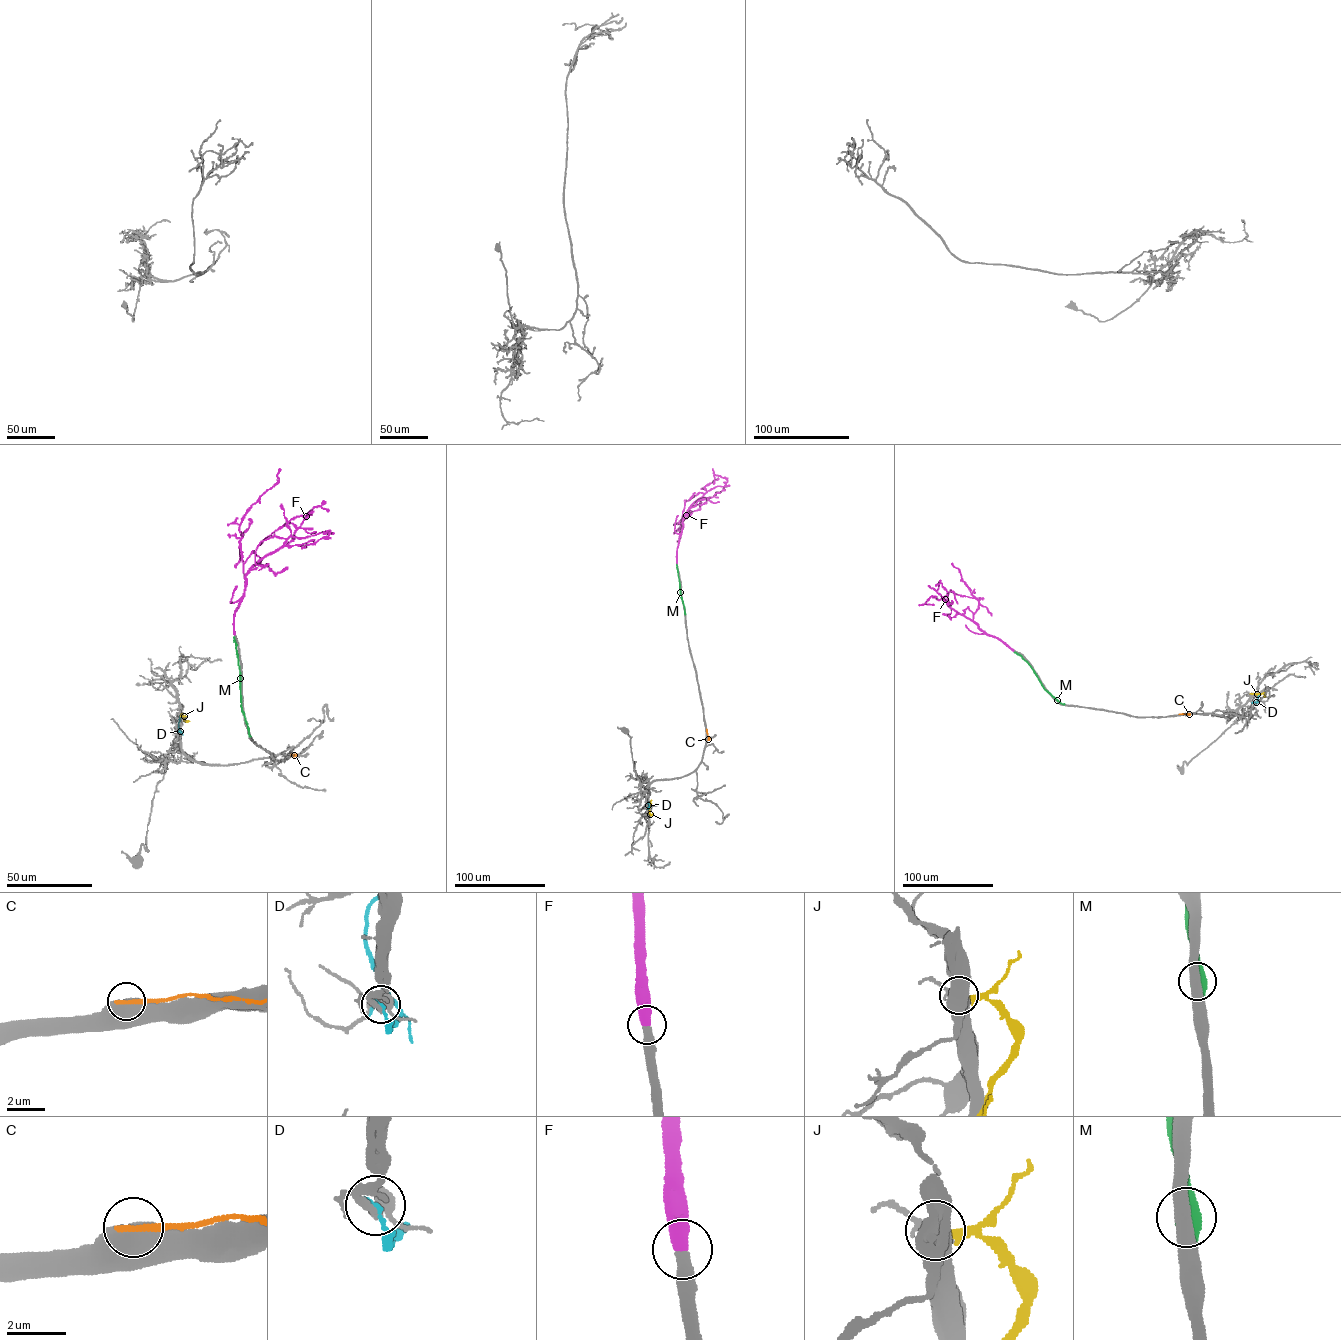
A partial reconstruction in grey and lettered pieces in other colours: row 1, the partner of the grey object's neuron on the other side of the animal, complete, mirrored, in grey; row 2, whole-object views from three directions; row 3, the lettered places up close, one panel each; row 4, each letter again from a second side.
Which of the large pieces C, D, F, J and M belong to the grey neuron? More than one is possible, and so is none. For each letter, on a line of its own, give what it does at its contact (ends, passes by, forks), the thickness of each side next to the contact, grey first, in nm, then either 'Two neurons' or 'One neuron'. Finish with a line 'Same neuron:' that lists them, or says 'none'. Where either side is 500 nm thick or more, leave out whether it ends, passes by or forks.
C: Thickness 800 nm (grey) against 240 nm. Two neurons
D: It ends there. Thickness 320 nm (grey) against 190 nm. Two neurons
F: Thickness 550 nm (grey) against 600 nm. One neuron
J: It ends there. Thickness 180 nm (grey) against 240 nm. Two neurons
M: Thickness 500 nm (grey) against 500 nm. Two neurons
Same neuron: F

